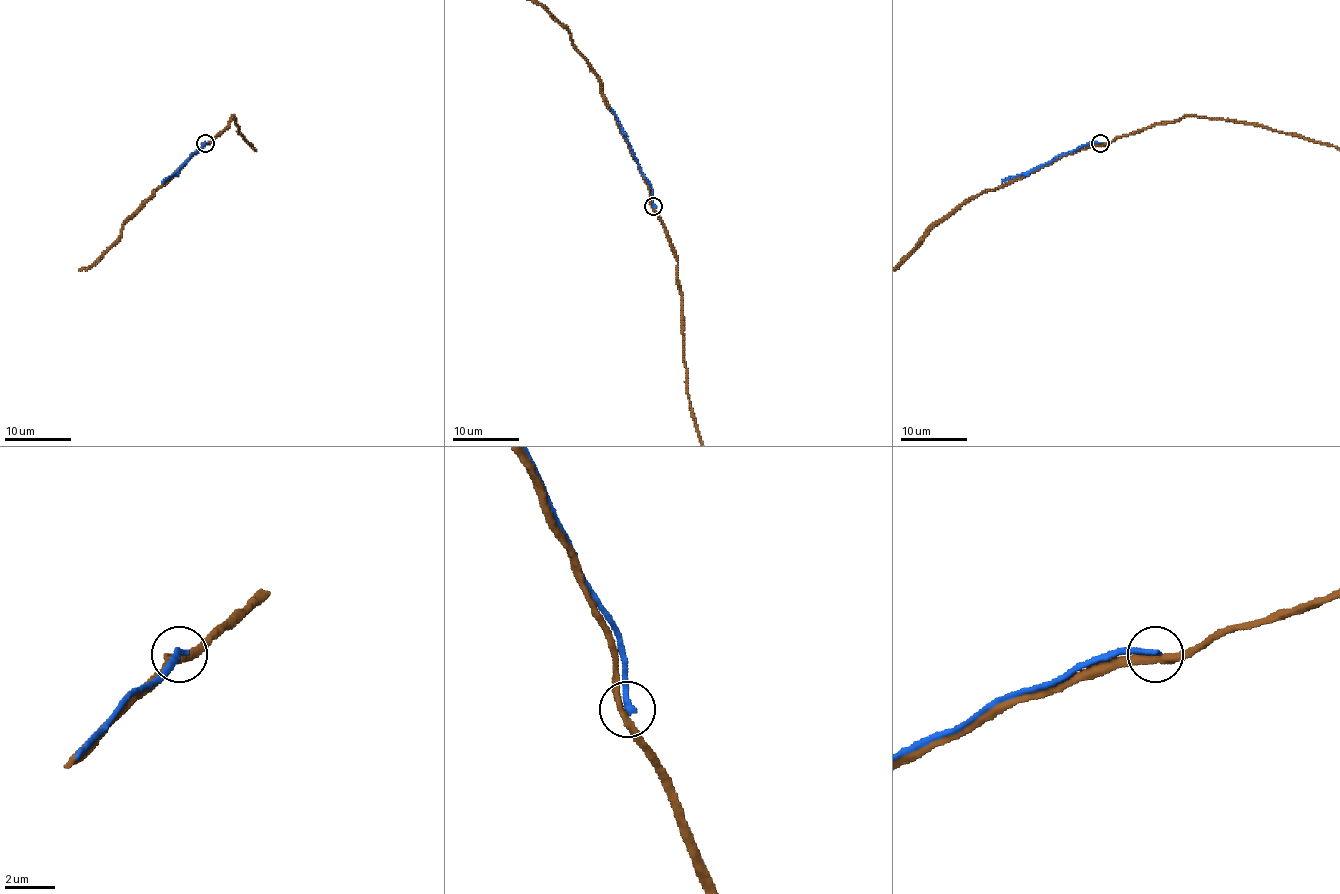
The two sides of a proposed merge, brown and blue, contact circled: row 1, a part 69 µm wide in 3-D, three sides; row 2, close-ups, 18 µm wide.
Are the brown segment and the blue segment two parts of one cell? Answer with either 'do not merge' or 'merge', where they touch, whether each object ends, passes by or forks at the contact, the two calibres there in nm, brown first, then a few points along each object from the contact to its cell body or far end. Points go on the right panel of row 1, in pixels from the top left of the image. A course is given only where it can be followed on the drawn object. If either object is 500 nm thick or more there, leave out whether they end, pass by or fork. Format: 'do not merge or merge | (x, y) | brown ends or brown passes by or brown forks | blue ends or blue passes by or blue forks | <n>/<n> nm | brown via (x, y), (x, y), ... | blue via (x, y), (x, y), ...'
do not merge | (1100, 143) | brown passes by | blue ends | 280/240 nm | brown via (1100, 144), (1081, 148), (1000, 187), (968, 197), (895, 265) | blue via (1100, 143), (1081, 144), (1025, 173), (1008, 176), (1002, 182)

